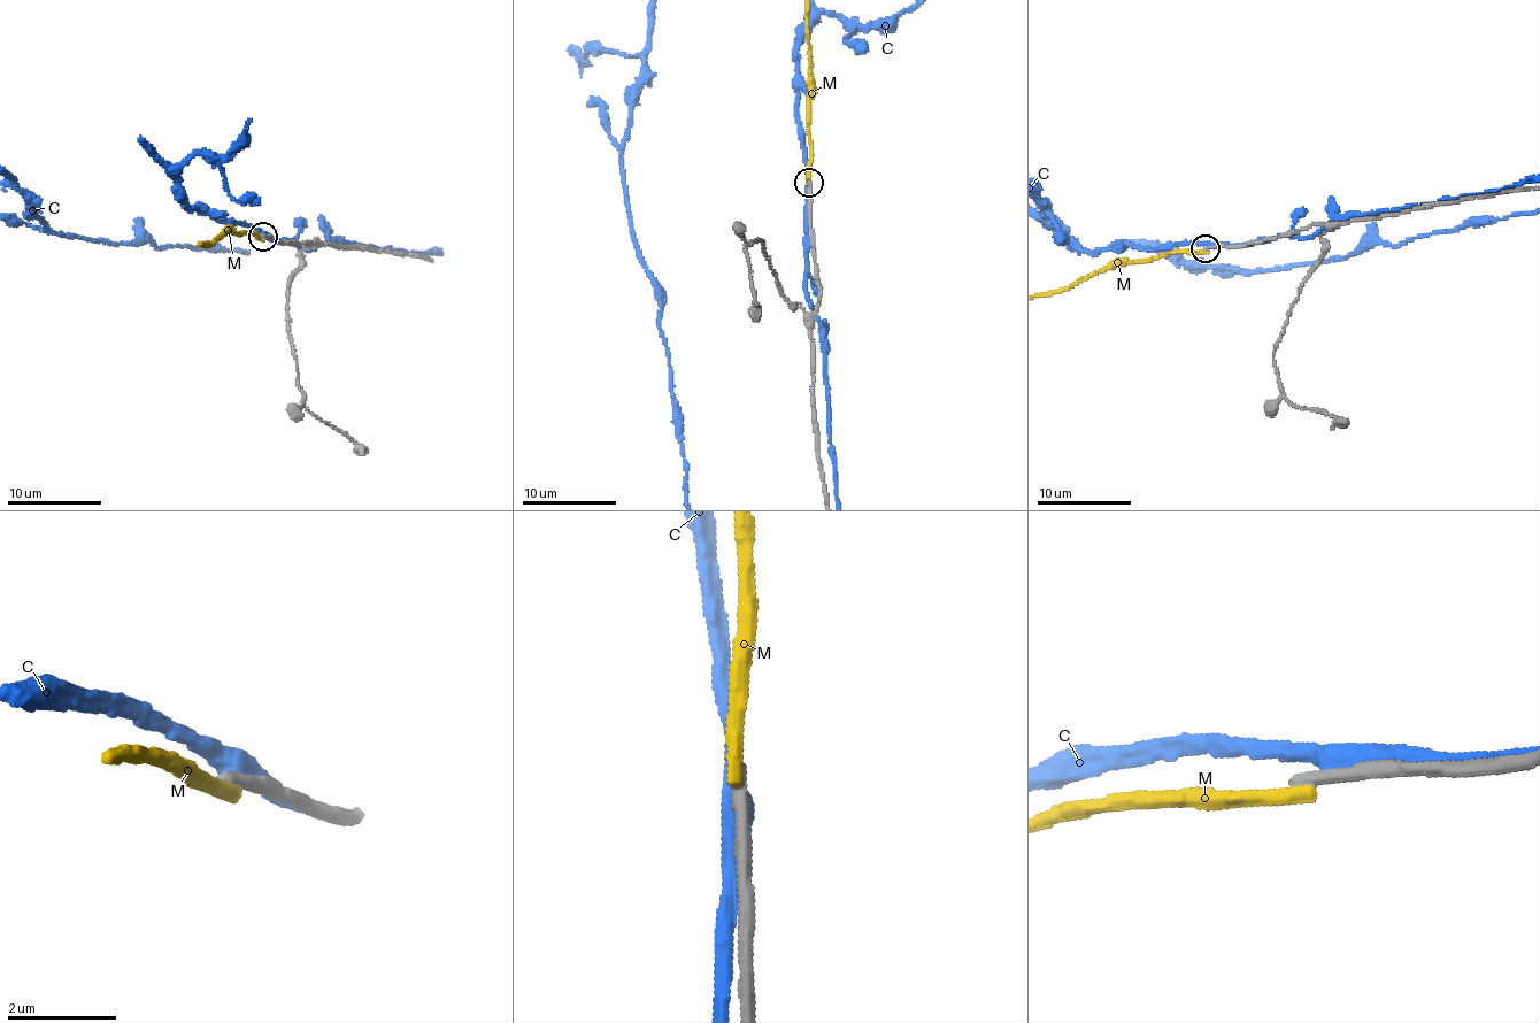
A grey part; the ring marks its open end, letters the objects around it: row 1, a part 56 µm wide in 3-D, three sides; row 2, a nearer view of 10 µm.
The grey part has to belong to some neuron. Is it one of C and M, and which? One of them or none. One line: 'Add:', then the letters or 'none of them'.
Add: none of them

